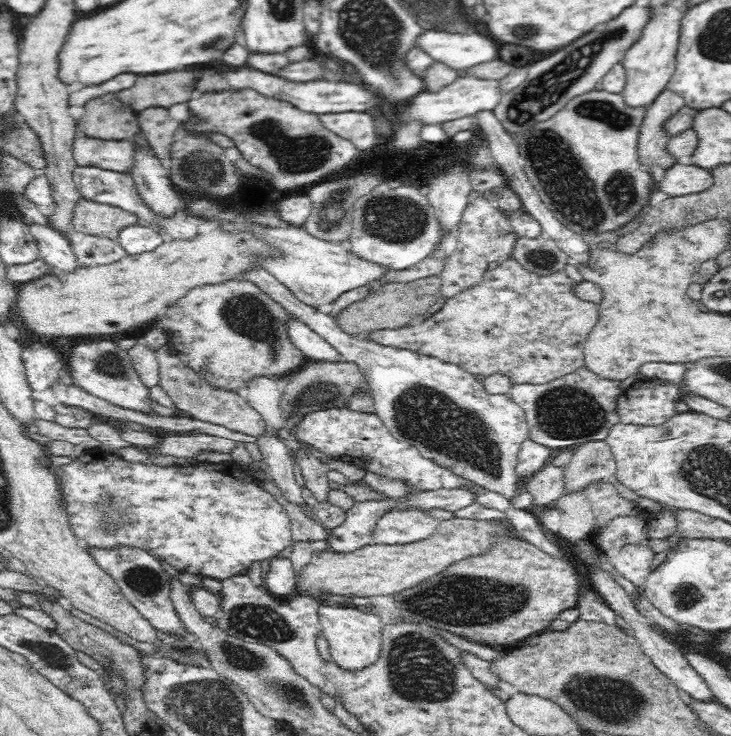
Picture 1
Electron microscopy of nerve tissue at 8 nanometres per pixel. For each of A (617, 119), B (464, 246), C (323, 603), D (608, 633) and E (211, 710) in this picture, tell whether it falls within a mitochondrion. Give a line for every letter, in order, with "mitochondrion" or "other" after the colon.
A: mitochondrion
B: other
C: other
D: other
E: mitochondrion

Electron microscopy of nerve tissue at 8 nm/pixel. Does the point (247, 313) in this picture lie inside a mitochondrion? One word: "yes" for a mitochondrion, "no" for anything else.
yes

